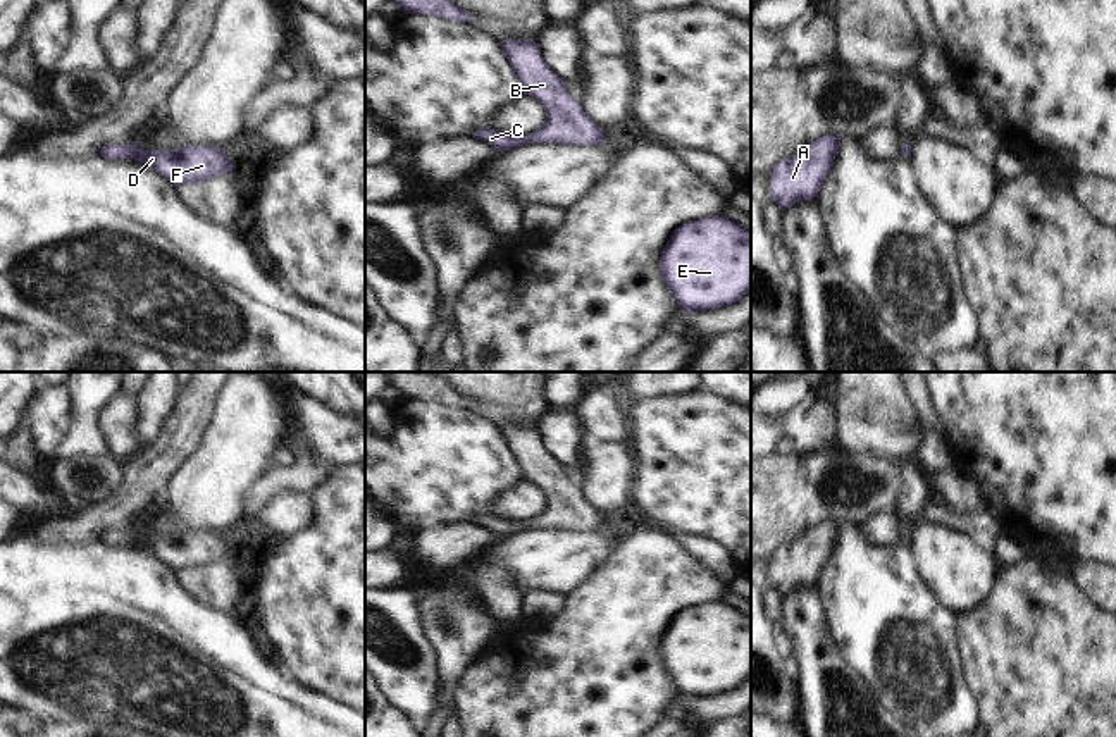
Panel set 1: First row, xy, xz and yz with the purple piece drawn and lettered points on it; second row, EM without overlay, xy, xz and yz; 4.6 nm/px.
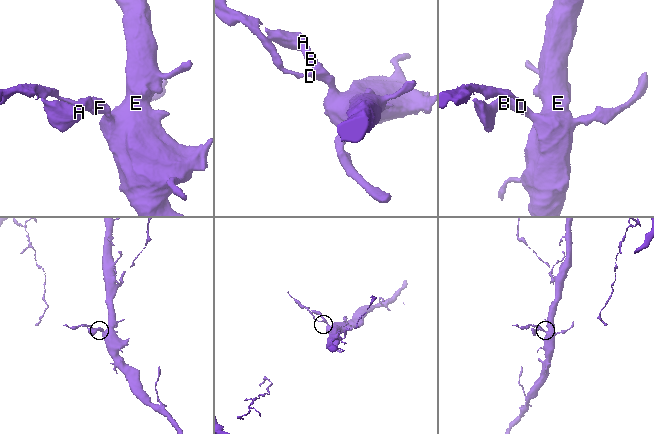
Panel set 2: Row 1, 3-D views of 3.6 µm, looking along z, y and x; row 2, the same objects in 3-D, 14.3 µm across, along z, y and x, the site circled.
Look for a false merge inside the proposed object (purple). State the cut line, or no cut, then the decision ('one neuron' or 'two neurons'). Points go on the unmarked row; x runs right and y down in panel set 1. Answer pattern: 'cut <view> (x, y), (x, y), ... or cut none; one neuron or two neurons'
cut none; one neuron

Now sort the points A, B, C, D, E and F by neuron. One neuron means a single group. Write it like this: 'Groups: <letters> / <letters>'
Groups: A B C D E F.

